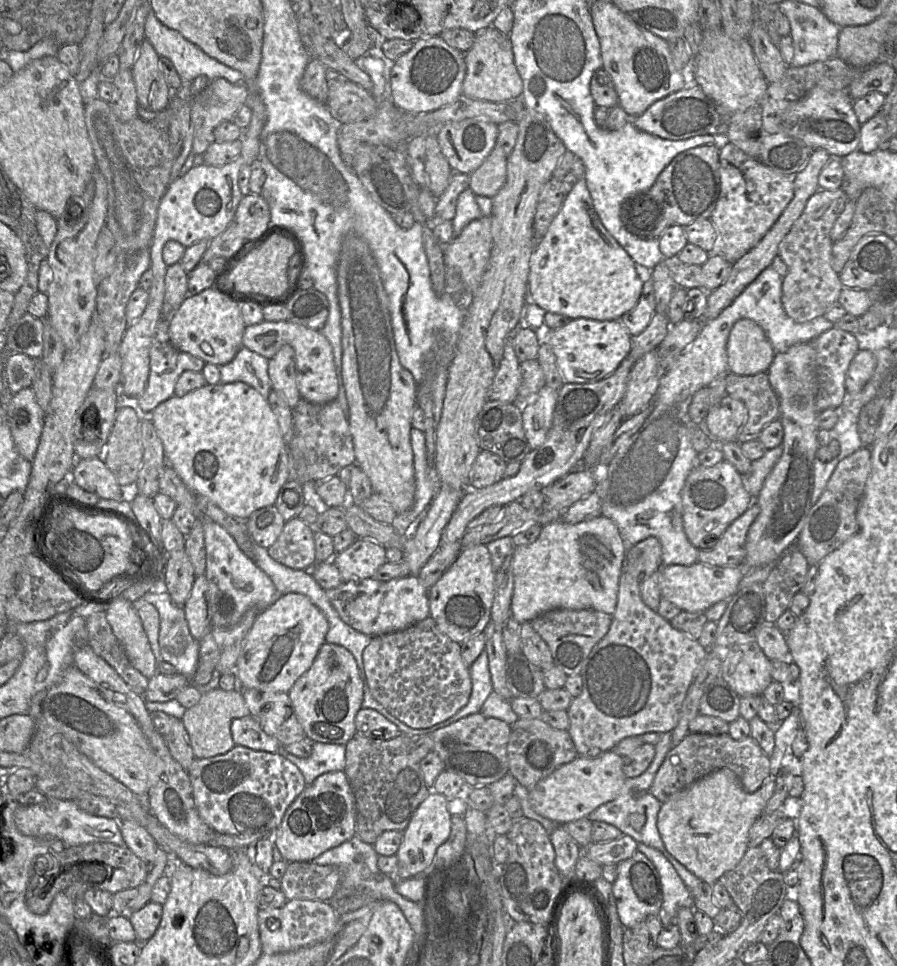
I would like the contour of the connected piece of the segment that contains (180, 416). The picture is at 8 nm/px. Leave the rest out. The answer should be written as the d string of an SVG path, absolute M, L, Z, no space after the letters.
M245 382L206 384L185 394L184 396L172 396L160 403L152 411L152 422L162 441L166 464L173 467L186 487L195 495L209 498L228 515L238 519L247 520L256 510L266 506L275 505L278 493L285 482L292 477L292 459L288 451L288 445L282 436L280 425L274 414L268 399L265 399L255 388Z

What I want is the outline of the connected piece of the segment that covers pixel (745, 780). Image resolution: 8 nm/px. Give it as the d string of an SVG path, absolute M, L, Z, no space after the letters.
M689 732L667 753L653 780L652 794L664 803L673 794L721 768L732 770L747 793L757 791L770 776L769 757L751 736L742 740L734 740L729 734L709 735Z

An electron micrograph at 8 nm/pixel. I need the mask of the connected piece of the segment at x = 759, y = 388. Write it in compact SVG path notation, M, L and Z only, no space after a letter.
M767 372L751 376L728 373L726 392L743 401L748 410L745 424L737 437L738 443L758 440L763 428L780 418L779 400L770 385Z

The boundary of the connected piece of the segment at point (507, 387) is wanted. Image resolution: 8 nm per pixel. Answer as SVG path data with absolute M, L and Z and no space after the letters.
M507 338L502 359L489 388L489 400L497 400L502 403L517 403L520 382L520 362L514 351L512 339Z

